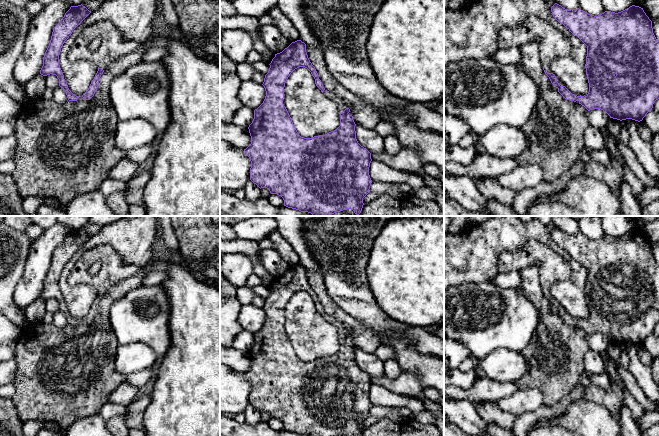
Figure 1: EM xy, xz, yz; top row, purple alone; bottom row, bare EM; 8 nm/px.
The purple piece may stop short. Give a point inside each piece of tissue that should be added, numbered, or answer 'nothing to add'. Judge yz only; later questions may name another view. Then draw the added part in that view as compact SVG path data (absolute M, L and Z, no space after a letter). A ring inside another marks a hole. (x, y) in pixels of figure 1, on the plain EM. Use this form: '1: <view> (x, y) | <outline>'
1: yz (553, 268) | M528 239L526 245L518 250L502 252L498 257L497 270L508 273L534 265L539 269L541 288L547 297L551 297L552 285L569 279L572 272L567 260L533 239Z

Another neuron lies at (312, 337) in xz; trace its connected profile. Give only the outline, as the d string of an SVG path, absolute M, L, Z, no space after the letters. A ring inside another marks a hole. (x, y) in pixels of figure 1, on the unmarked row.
M305 291L295 293L288 301L283 328L301 361L325 359L340 350L337 327L321 316Z

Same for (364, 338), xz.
M306 268L306 276L310 286L315 291L325 314L335 318L354 332L352 340L355 348L360 348L369 353L374 353L375 350L381 346L378 336L350 314L341 310L332 301L321 274Z

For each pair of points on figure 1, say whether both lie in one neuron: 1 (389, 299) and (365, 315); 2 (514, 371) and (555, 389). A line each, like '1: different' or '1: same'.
1: different
2: different

